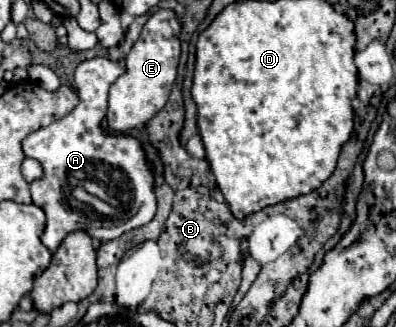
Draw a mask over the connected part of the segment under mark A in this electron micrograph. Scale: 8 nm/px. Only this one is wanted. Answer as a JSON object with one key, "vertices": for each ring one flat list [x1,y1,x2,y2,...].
{"vertices":[[107,57,83,61,75,69,73,81,79,103,65,117,31,133,23,141,25,155,37,159,45,169,43,177,31,183,31,197,47,215,41,241,49,251,55,251,73,231,85,231,101,243,111,241,135,227,147,225,157,211,153,193,155,175,141,141,101,129,109,87,123,73,125,61,111,61]]}

